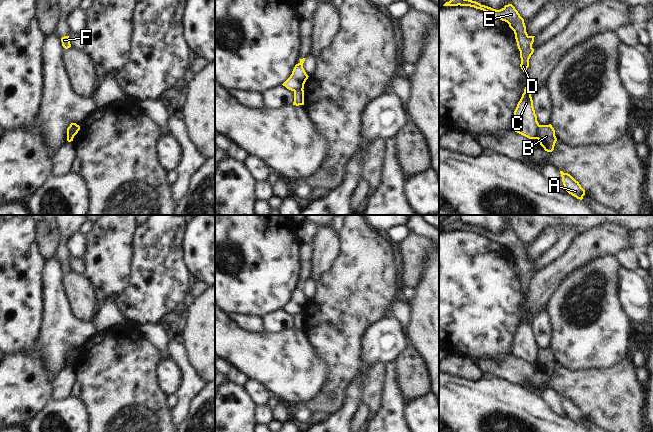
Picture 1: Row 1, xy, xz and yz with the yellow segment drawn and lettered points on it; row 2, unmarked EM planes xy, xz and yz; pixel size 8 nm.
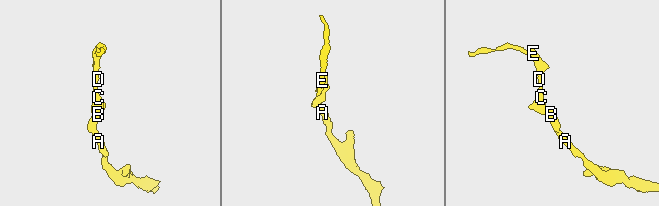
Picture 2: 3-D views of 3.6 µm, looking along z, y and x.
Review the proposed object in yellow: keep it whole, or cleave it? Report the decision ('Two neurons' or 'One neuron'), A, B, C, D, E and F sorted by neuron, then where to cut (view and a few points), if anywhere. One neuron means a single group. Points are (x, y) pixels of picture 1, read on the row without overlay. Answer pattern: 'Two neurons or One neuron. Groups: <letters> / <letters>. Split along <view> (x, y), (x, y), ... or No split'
Two neurons. Groups: A B / C D E F. Split along yz (539, 349), (536, 362).

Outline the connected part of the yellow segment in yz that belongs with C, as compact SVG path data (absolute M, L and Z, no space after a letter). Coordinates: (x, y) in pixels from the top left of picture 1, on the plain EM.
M526 310L514 335L512 353L529 363L537 363L538 351L531 317L529 311Z

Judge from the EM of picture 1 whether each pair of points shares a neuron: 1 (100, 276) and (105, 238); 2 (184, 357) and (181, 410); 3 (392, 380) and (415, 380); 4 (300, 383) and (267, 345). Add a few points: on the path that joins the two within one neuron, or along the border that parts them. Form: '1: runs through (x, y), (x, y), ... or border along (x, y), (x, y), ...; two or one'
1: runs through (105, 267), (105, 247); one
2: runs through (189, 370), (189, 389), (185, 397); one
3: border along (395, 361), (398, 385), (404, 395); two
4: runs through (294, 374), (274, 354); one

